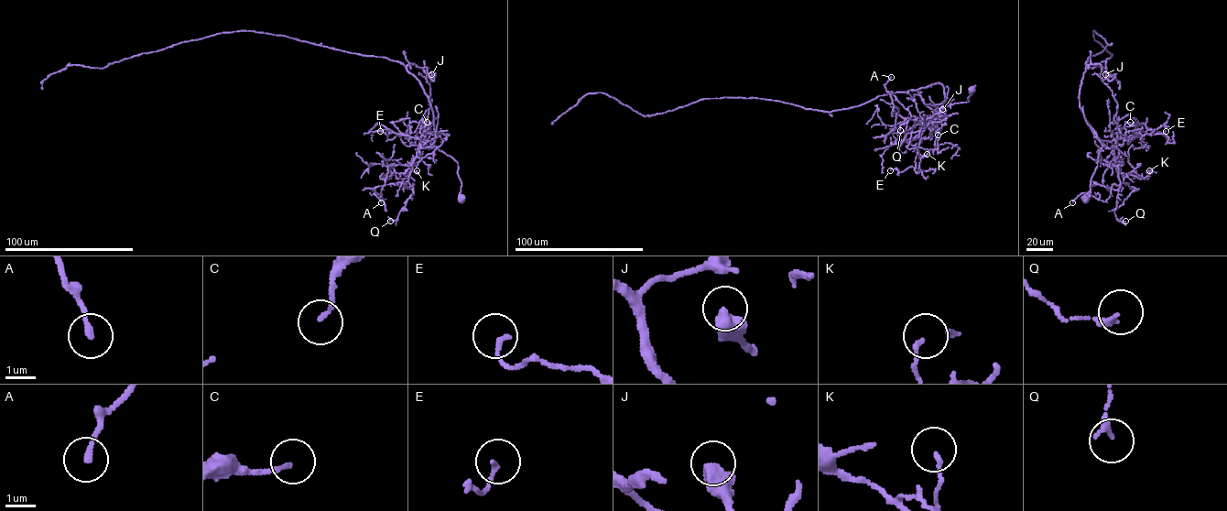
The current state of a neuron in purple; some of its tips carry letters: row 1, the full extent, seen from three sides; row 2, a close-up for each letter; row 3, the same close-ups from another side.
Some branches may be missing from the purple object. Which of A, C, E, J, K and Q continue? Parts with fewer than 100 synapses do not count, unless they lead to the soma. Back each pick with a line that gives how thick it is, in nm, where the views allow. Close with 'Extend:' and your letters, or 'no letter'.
Extend: no letter

